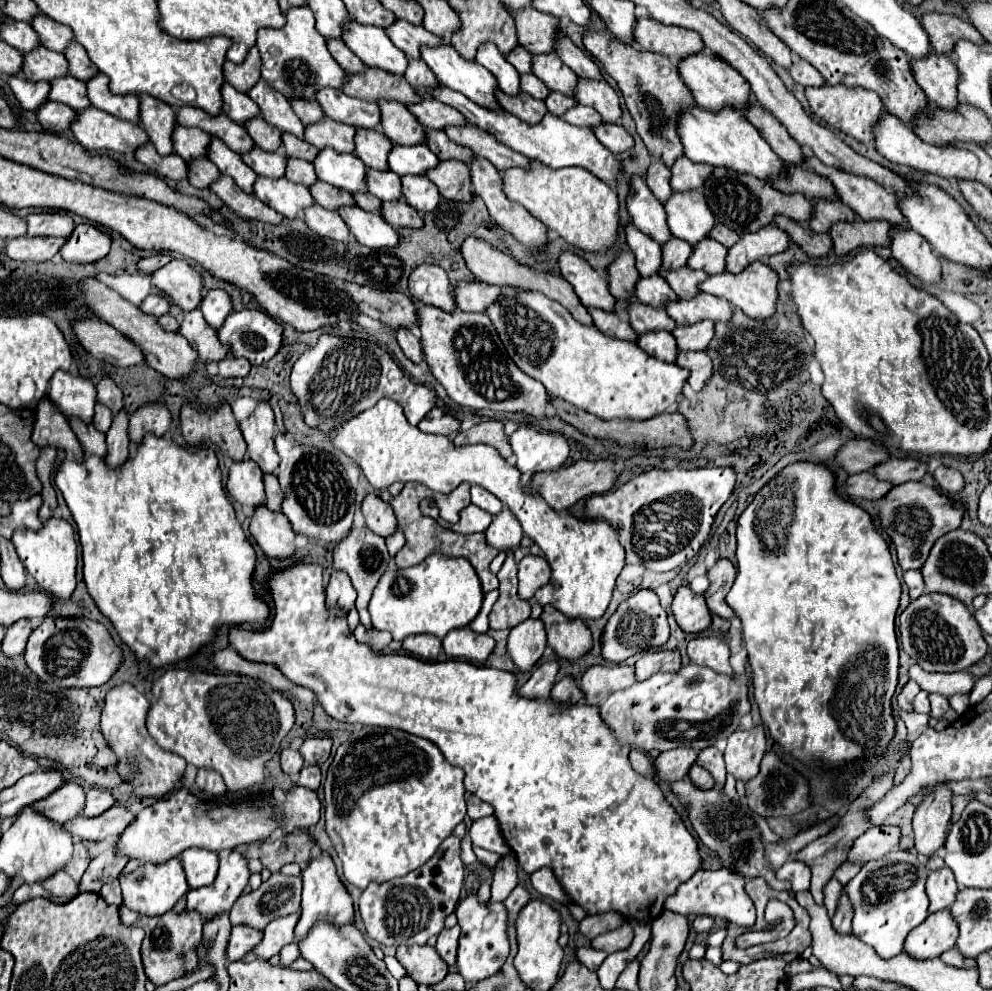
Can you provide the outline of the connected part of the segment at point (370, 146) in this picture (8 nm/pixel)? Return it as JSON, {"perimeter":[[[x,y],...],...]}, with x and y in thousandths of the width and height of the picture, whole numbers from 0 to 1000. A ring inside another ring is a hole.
{"perimeter":[[[366,129],[360,131],[358,137],[358,157],[366,161],[370,170],[390,174],[392,172],[392,153],[396,151],[396,143],[384,133],[368,133]]]}

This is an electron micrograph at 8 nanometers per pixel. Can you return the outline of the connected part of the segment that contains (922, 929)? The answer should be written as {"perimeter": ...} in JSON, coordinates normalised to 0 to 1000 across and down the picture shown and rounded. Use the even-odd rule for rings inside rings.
{"perimeter":[[[947,918],[936,922],[930,932],[920,936],[914,947],[910,959],[922,969],[945,967],[953,959],[961,957],[965,949],[965,930],[957,924],[957,918]]]}

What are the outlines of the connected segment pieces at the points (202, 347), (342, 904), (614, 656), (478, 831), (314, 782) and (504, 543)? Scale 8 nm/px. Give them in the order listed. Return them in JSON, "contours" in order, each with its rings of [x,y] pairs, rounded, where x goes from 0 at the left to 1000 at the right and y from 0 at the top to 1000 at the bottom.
{"contours":[[[[193,313],[186,317],[186,321],[180,329],[180,337],[191,343],[193,351],[201,357],[201,363],[207,367],[223,365],[231,357],[231,351],[227,351],[219,343],[219,333],[215,333],[207,327],[201,313]]],[[[324,862],[322,866],[314,868],[303,884],[305,884],[305,908],[303,908],[303,924],[297,934],[299,953],[311,942],[311,938],[320,930],[332,930],[332,932],[356,932],[358,930],[356,908],[354,908],[352,900],[348,898],[348,894],[344,892],[344,888],[338,880],[338,872],[330,862]]],[[[644,595],[632,605],[628,605],[620,616],[620,620],[614,624],[614,628],[610,630],[606,640],[606,660],[610,666],[624,670],[650,656],[666,654],[672,646],[674,646],[672,618],[664,609],[664,601],[658,595]]],[[[489,823],[483,825],[475,831],[473,836],[473,846],[477,854],[501,860],[501,862],[511,862],[515,856],[509,852],[509,846],[505,844],[503,829],[499,823]]],[[[305,773],[305,777],[301,779],[299,793],[320,797],[322,791],[324,791],[324,779],[322,779],[322,773]]],[[[507,513],[495,527],[495,531],[489,535],[491,541],[491,549],[501,553],[503,557],[511,557],[511,555],[519,555],[527,543],[527,535],[521,527],[521,523]]]]}

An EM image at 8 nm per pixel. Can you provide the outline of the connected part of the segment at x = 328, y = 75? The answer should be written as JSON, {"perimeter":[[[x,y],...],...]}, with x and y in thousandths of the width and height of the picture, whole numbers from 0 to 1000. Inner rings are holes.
{"perimeter":[[[311,6],[295,8],[289,12],[289,24],[283,30],[263,28],[259,32],[259,48],[263,52],[263,77],[265,81],[279,93],[283,93],[289,101],[320,101],[320,93],[324,89],[346,89],[350,85],[350,75],[338,63],[334,52],[330,50],[330,40],[318,30],[316,12]]]}

